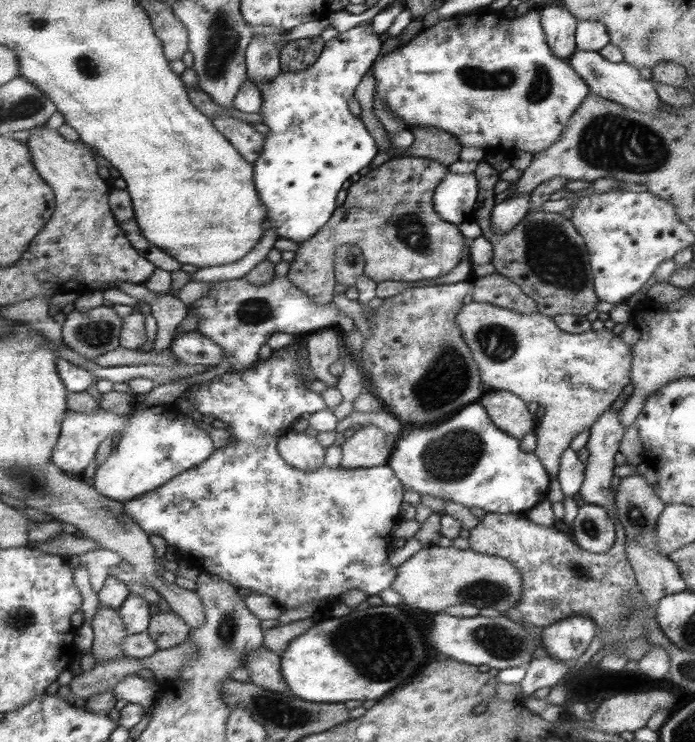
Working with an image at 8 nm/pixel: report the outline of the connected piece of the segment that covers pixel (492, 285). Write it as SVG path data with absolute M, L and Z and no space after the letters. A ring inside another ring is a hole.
M494 273L475 278L474 281L474 292L471 294L474 302L488 302L494 306L508 307L522 314L538 313L536 302L508 278Z

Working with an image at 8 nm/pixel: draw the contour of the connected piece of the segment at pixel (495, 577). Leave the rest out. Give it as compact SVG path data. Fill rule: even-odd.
M434 545L422 547L415 555L408 557L397 570L397 578L389 587L400 594L406 608L420 608L422 612L432 612L432 616L445 612L458 604L470 604L481 608L494 608L498 612L510 611L521 601L523 578L520 570L509 559L498 555L482 554L470 549L459 549L454 546L441 547Z

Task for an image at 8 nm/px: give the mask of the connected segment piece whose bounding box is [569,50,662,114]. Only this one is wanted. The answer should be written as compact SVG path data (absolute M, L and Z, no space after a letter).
M577 50L570 57L569 65L588 83L590 93L608 98L612 102L622 103L622 106L644 114L661 112L662 101L656 90L655 82L652 79L645 79L635 66L623 60L617 63L606 60L599 52L591 50Z

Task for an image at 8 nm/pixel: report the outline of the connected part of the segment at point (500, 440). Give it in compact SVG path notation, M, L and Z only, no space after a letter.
M470 404L462 414L454 414L450 422L405 429L397 440L393 454L389 454L387 465L394 467L394 474L406 487L406 503L414 507L421 504L422 496L432 496L443 501L450 500L466 508L482 508L488 513L526 514L538 502L548 498L550 478L538 455L522 448L520 440L504 431L486 414L482 404Z

